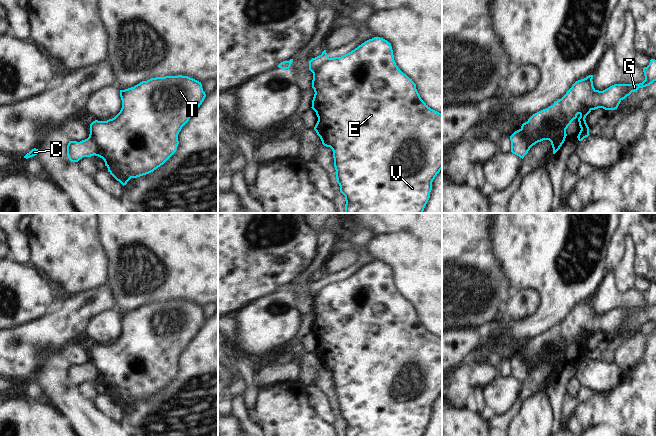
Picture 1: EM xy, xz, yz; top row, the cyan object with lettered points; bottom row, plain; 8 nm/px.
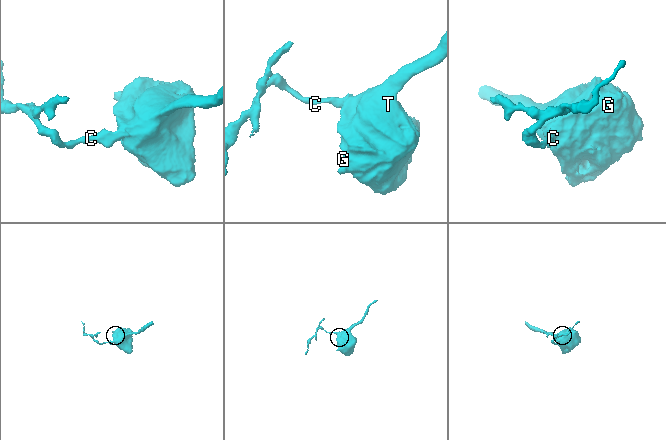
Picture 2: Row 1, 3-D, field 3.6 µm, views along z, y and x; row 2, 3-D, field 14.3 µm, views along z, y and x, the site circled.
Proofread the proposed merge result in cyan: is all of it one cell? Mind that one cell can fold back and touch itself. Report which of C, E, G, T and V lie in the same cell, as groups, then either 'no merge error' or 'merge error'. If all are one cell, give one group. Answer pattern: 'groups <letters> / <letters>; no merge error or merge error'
groups C / E G T V; merge error

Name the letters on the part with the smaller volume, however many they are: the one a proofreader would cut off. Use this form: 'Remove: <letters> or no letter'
Remove: C.

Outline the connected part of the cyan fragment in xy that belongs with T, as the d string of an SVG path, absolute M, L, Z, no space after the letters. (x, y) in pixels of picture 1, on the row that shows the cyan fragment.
M165 76L142 81L134 87L120 90L122 108L112 119L95 120L90 124L90 134L98 147L95 156L102 158L108 172L123 186L131 178L149 174L163 165L177 150L178 134L190 117L200 107L206 94L201 82L188 76Z

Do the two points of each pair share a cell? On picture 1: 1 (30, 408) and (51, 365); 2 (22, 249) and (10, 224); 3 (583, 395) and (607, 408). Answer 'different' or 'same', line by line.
1: different
2: same
3: different

